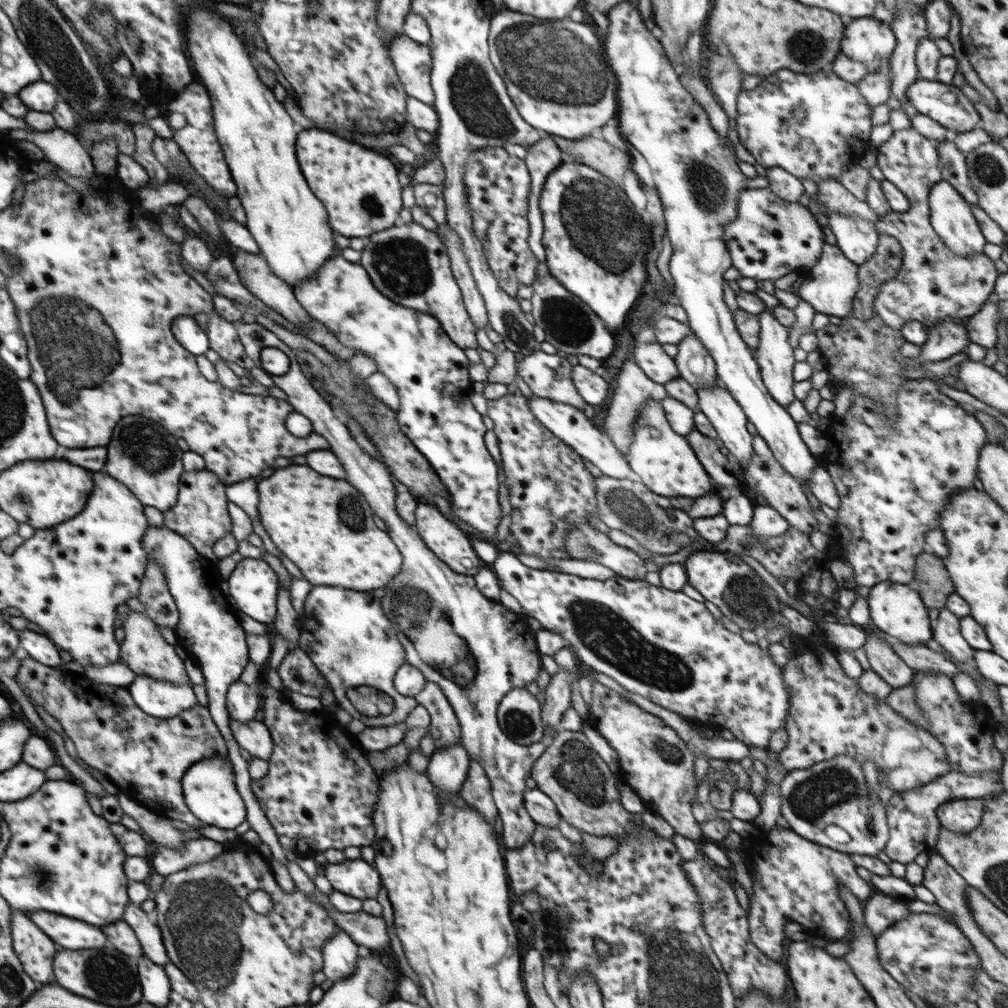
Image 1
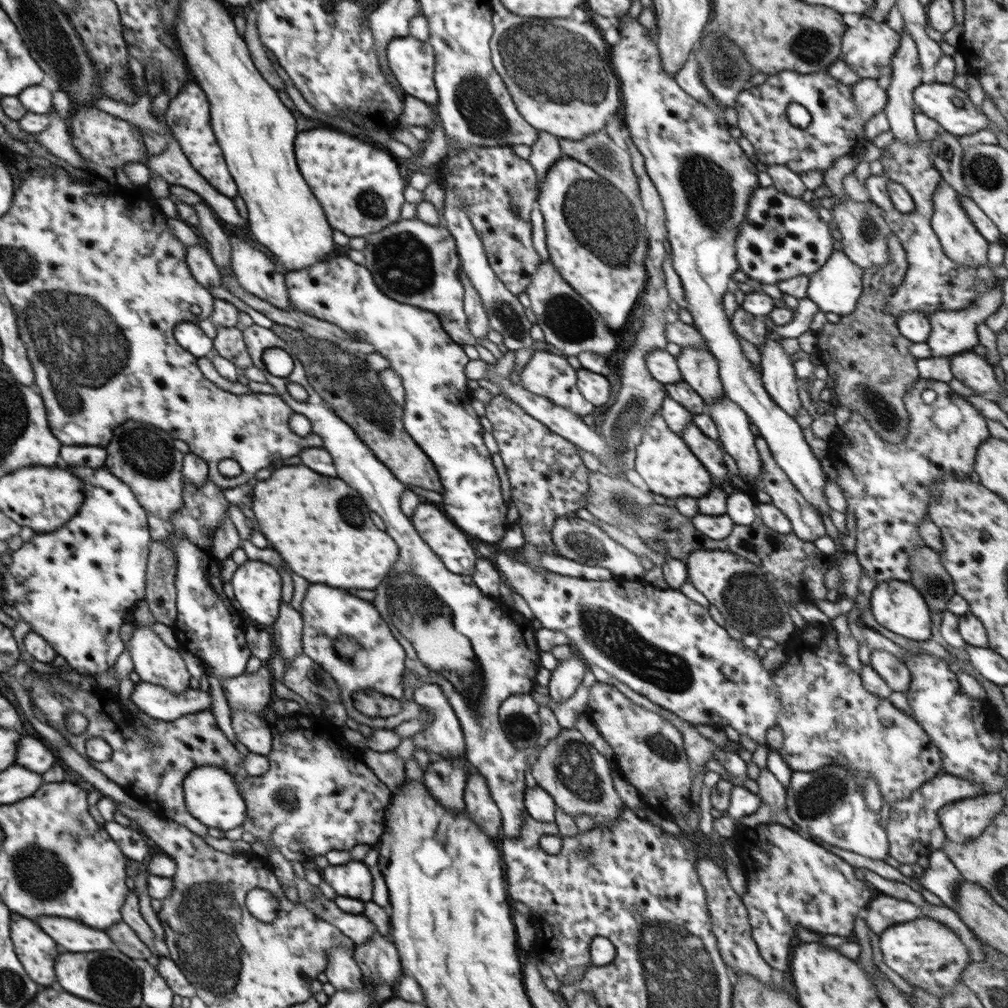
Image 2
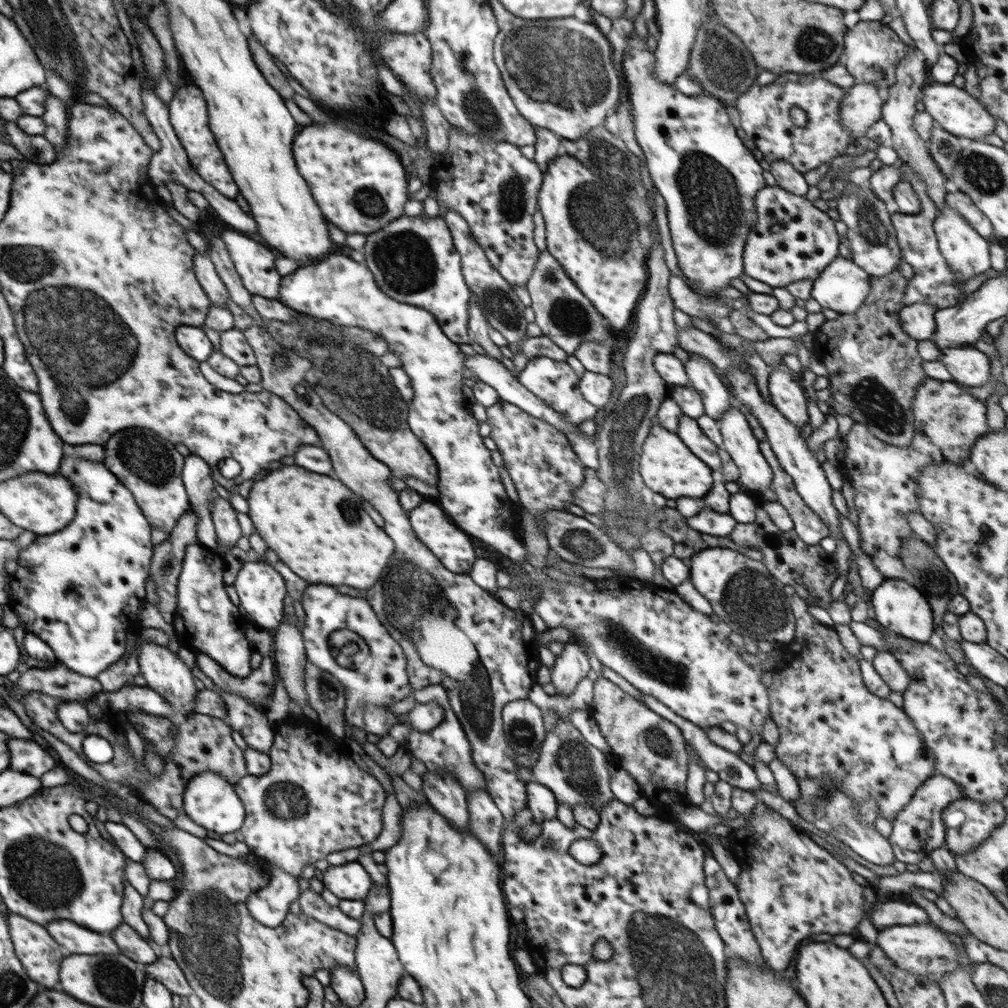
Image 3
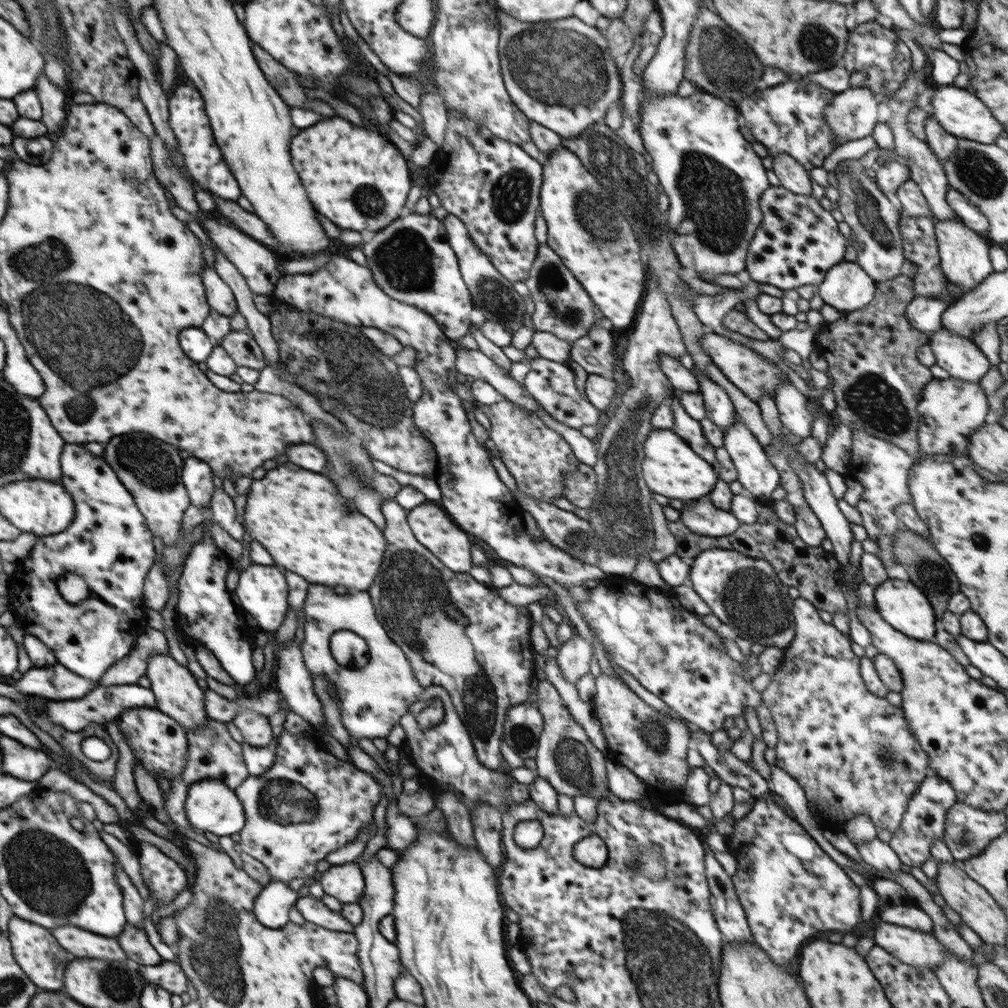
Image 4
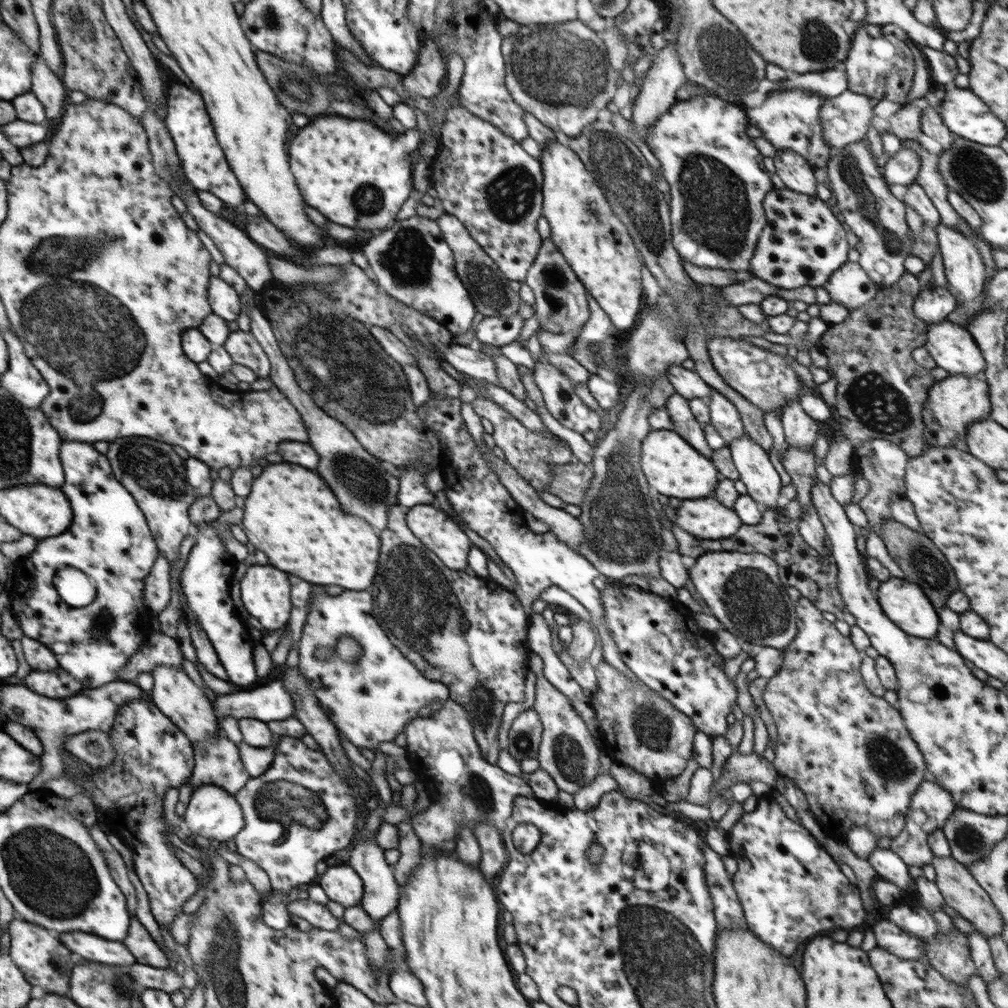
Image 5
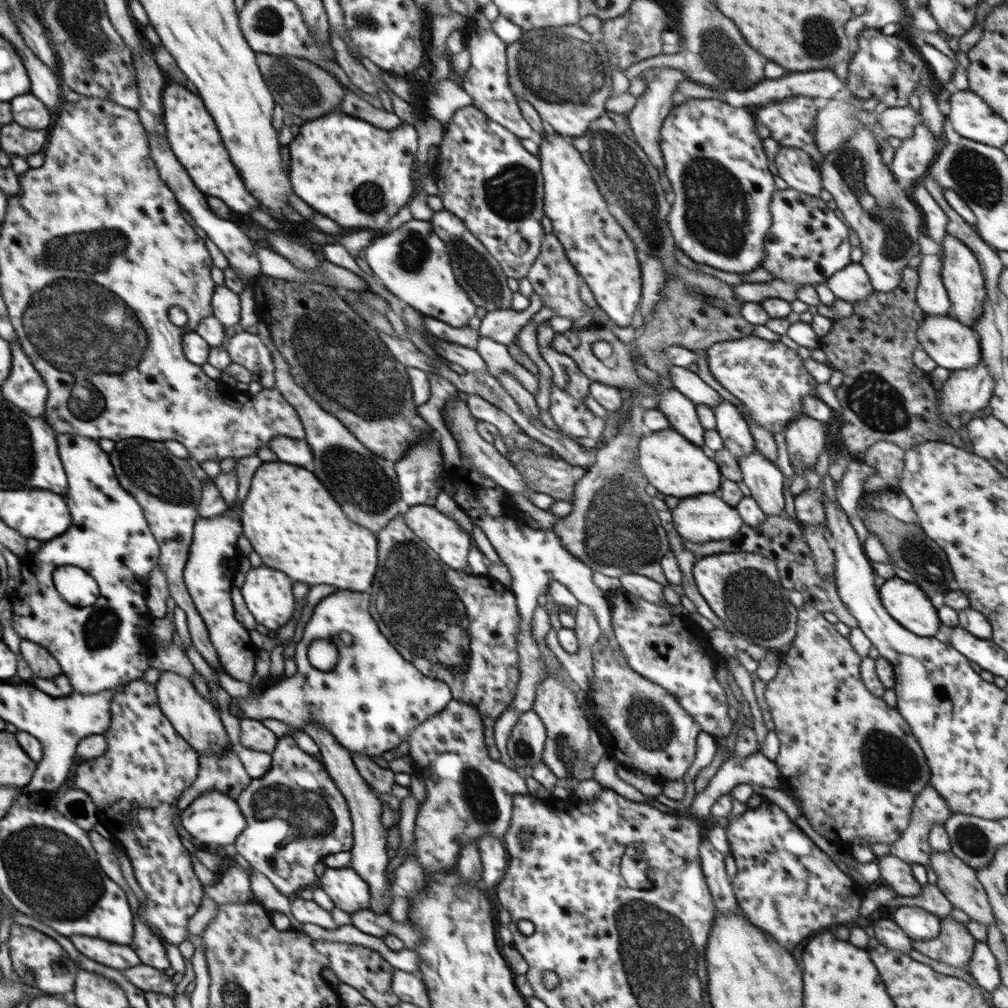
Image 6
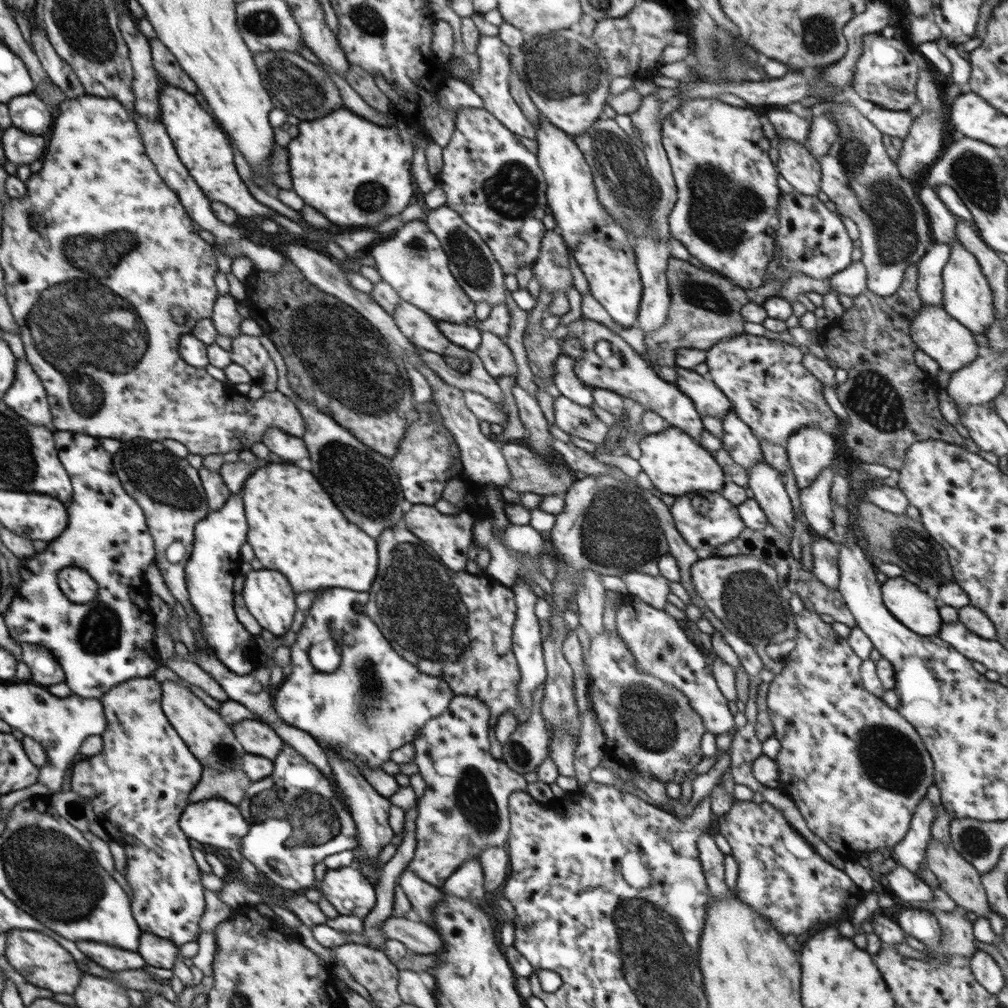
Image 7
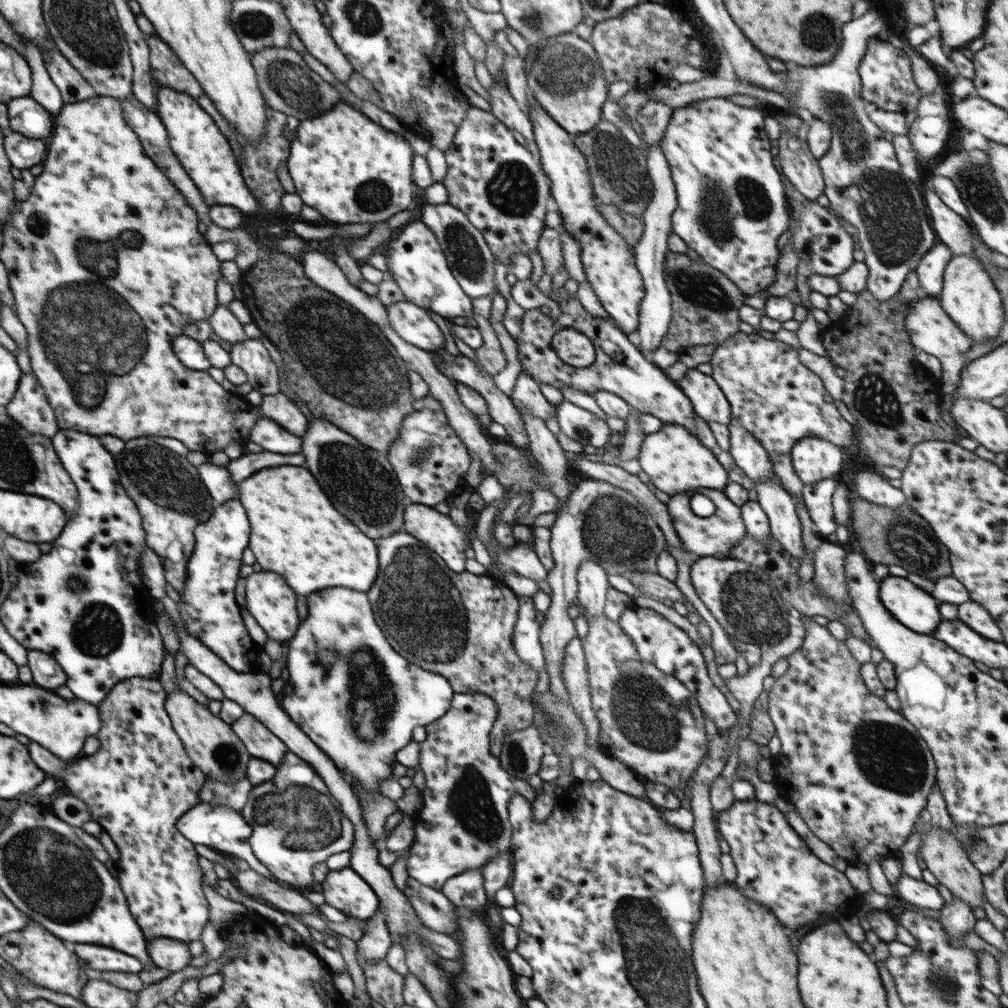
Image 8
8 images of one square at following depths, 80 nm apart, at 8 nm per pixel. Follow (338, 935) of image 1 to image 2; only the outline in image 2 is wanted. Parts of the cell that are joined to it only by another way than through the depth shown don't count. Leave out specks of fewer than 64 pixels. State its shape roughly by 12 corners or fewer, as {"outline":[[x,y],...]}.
{"outline":[[336,947],[325,975],[336,990],[359,990],[355,948]]}

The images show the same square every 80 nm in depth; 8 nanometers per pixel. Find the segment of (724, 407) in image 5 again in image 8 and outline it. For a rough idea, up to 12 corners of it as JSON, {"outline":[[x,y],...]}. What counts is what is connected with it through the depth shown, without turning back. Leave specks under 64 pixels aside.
{"outline":[[731,420],[728,452],[750,480],[775,476],[768,452]]}

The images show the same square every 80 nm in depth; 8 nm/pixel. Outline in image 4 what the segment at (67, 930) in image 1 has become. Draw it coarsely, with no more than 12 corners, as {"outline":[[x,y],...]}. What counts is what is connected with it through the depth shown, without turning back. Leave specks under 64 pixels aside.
{"outline":[[60,926],[56,940],[80,958],[126,961],[117,939]]}

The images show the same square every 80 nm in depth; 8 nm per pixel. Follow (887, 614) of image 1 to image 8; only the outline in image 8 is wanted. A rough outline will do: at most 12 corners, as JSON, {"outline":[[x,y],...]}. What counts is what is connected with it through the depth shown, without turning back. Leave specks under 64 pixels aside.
{"outline":[[906,577],[879,581],[900,624],[932,634],[943,620],[936,598]]}

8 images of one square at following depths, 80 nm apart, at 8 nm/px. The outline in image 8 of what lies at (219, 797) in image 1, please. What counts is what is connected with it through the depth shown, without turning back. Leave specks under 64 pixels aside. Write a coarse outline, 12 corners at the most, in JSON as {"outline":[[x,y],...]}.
{"outline":[[198,803],[177,829],[194,844],[233,854],[277,882],[255,857],[239,811]]}

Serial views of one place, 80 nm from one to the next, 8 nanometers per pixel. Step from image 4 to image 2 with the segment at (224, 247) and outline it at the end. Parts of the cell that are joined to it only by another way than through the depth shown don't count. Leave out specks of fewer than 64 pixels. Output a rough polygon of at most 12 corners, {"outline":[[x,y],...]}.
{"outline":[[229,237],[239,287],[291,308],[284,272],[266,251]]}

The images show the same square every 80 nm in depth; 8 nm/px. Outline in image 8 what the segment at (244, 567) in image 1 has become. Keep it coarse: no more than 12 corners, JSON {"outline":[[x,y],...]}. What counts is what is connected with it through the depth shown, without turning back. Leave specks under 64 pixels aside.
{"outline":[[278,574],[246,577],[246,608],[268,638],[297,633],[296,596]]}

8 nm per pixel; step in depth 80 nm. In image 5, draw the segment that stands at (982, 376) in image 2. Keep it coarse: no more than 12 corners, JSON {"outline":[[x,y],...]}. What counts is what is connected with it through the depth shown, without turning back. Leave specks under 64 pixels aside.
{"outline":[[944,319],[928,325],[923,347],[952,375],[984,373],[968,328]]}

